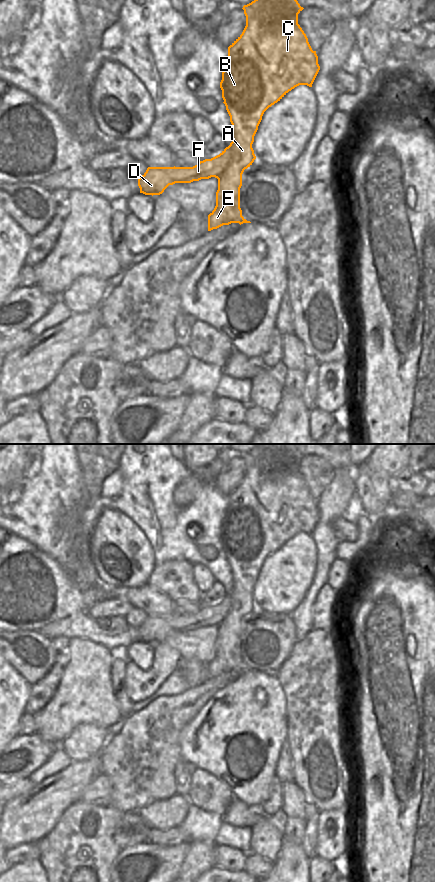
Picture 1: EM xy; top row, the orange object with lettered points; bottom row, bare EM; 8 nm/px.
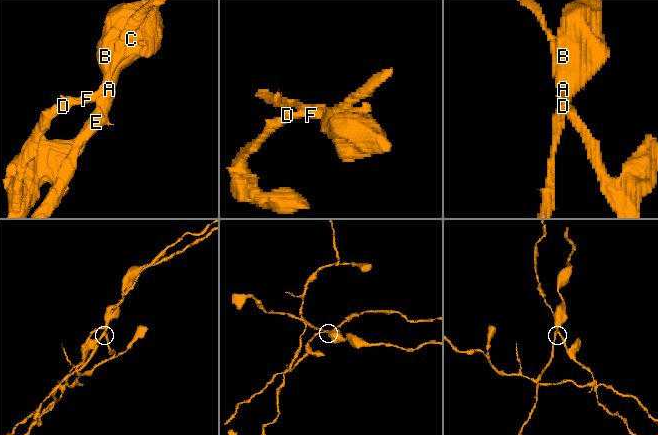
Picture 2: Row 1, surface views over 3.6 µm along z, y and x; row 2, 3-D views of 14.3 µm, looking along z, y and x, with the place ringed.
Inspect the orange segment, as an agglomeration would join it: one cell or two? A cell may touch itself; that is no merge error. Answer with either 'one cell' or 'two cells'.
two cells

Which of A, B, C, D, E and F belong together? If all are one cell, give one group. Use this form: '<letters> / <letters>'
A B C E / D F

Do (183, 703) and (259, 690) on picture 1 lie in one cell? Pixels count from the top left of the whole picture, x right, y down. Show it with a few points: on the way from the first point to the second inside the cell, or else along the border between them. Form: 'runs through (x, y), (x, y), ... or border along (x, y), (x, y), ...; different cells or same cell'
border along (229, 683), (195, 715); different cells

